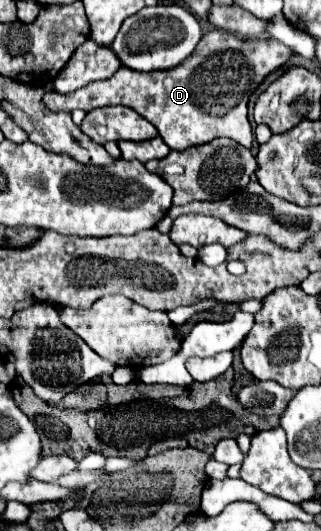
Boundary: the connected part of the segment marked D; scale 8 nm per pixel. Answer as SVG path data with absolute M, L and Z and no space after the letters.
M212 30L202 36L196 52L168 72L150 72L140 74L130 68L120 68L112 78L88 84L74 94L50 92L42 96L42 102L52 112L72 112L76 108L90 112L102 106L128 106L152 122L162 136L162 140L172 150L186 150L190 146L206 144L218 136L230 138L244 148L250 148L254 142L252 128L248 122L246 102L258 84L274 70L288 64L296 52L278 42L276 38L254 40L250 38L250 52L246 42L236 40L234 34Z

